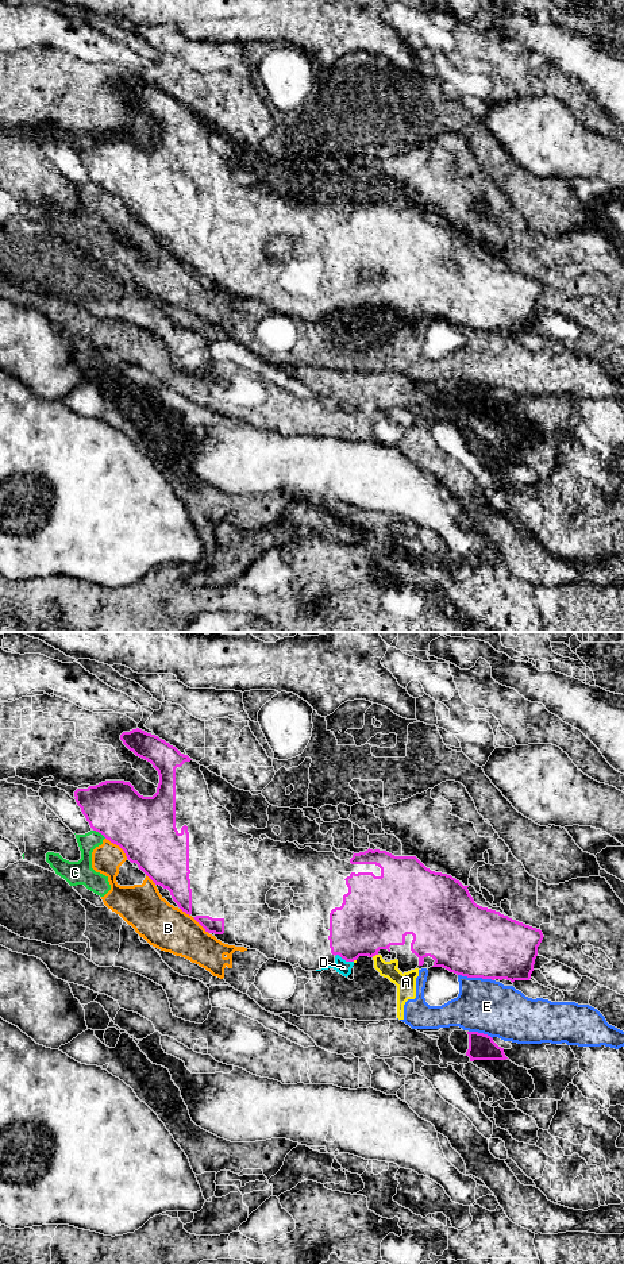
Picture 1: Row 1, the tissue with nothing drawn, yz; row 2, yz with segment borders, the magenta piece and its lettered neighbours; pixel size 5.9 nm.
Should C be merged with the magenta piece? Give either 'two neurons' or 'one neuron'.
two neurons

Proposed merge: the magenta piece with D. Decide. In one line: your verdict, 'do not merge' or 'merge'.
do not merge

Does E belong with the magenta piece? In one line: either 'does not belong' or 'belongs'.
does not belong

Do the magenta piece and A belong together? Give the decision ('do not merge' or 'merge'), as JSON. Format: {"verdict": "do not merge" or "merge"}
{"verdict": "do not merge"}

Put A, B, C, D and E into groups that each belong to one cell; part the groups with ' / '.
A B C D E

